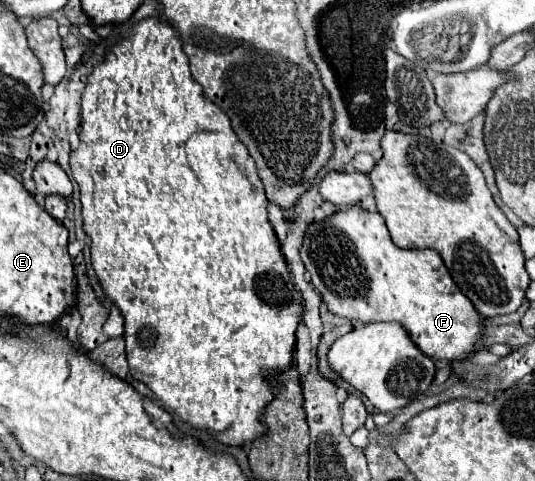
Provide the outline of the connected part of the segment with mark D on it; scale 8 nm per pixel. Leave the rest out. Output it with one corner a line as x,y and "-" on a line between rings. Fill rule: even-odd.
145,19
137,23
121,43
105,57
105,61
93,69
89,83
81,99
81,143
71,153
71,171
81,189
83,205
83,229
91,237
91,263
99,285
107,299
111,299
125,319
125,351
131,369
131,377
145,383
157,399
163,401
181,421
201,431
205,429
211,439
231,447
243,447
245,443
267,437
267,425
261,417
267,405
275,399
277,387
269,381
267,373
285,373
291,369
295,351
295,333
303,319
303,301
297,291
279,249
275,231
267,217
267,197
263,183
259,181
255,163
247,153
247,147
231,131
227,115
211,103
201,85
189,73
187,55
181,49
181,41
175,29
159,19

